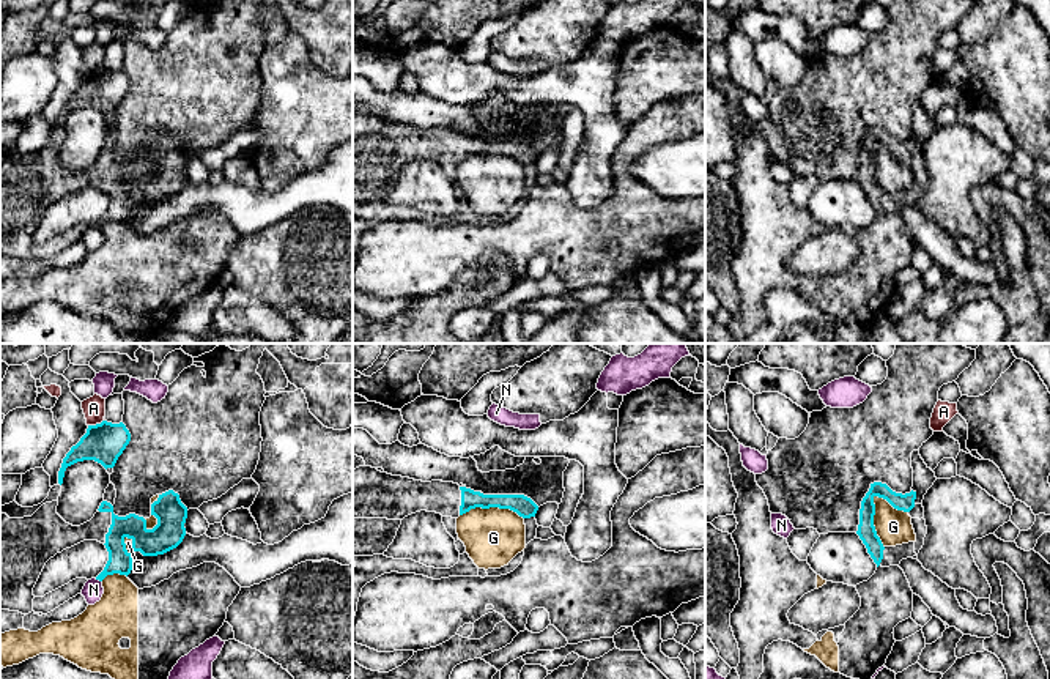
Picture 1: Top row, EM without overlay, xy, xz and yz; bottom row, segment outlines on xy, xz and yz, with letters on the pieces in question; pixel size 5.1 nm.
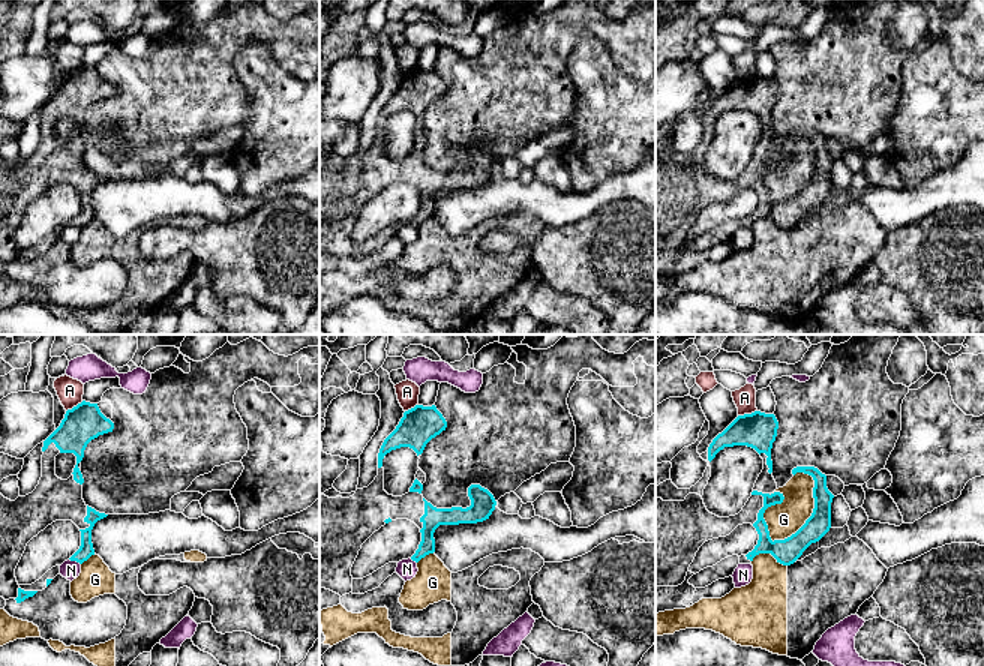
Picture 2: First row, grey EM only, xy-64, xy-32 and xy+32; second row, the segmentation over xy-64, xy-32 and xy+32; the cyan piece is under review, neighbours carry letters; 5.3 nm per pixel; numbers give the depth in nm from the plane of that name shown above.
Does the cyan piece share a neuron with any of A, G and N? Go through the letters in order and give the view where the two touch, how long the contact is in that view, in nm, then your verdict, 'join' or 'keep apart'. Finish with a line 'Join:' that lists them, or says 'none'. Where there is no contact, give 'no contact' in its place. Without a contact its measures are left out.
A: contact in xy; length 90 nm; keep apart
G: contact in yz; length 280 nm; keep apart
N: contact in xy; length 40 nm; keep apart
Join: none

